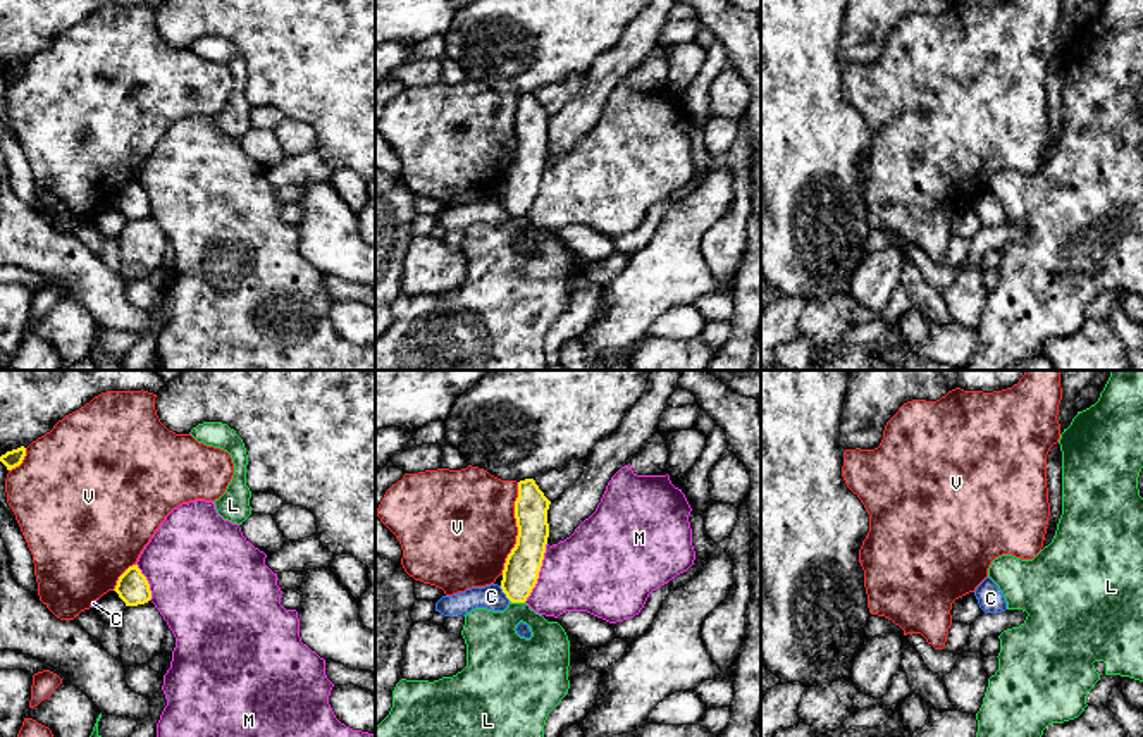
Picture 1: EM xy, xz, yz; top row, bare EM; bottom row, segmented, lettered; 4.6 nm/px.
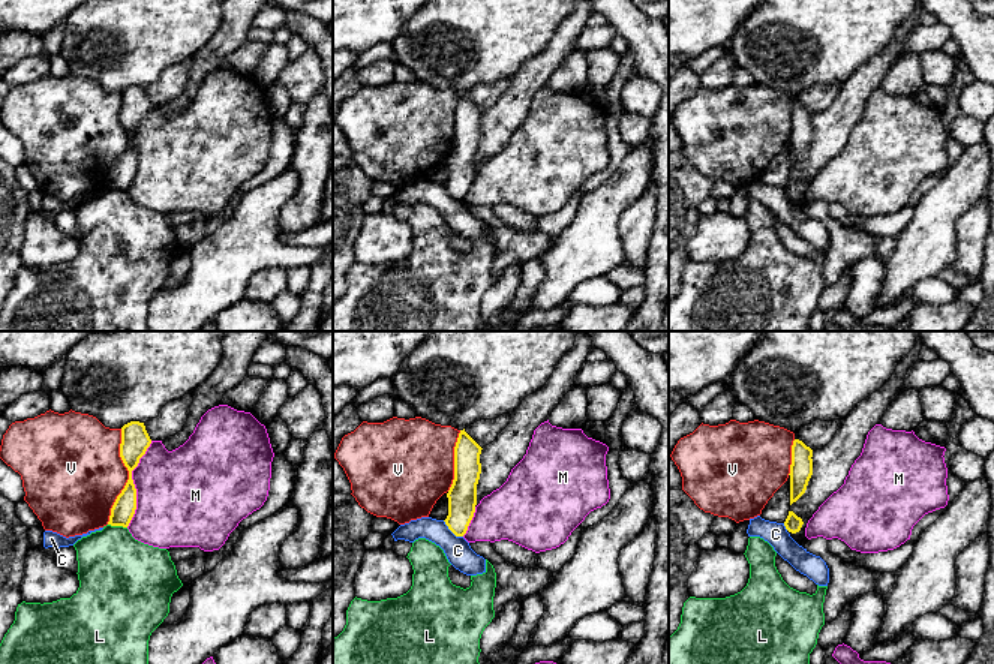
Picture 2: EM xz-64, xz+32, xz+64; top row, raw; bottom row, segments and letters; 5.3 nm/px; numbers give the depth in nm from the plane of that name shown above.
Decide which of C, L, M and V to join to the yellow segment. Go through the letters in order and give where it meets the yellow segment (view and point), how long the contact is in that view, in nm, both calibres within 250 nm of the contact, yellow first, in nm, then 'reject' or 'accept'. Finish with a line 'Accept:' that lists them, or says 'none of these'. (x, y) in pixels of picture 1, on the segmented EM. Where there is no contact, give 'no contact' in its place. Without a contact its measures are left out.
C: xz (503, 591) | 90 nm | 170/110 nm | reject
L: xz (517, 601) | 70 nm | 170/260 nm | reject
M: xz (539, 570) | 300 nm | 170/380 nm | reject
V: xz (518, 529) | 440 nm | 170/480 nm | reject
Accept: none of these

